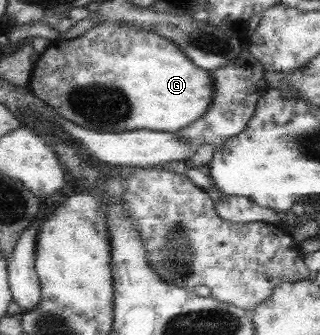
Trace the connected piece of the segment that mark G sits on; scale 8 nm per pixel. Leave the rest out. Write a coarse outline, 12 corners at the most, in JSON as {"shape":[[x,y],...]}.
{"shape":[[104,21],[27,87],[97,133],[177,133],[214,100],[172,40]]}

